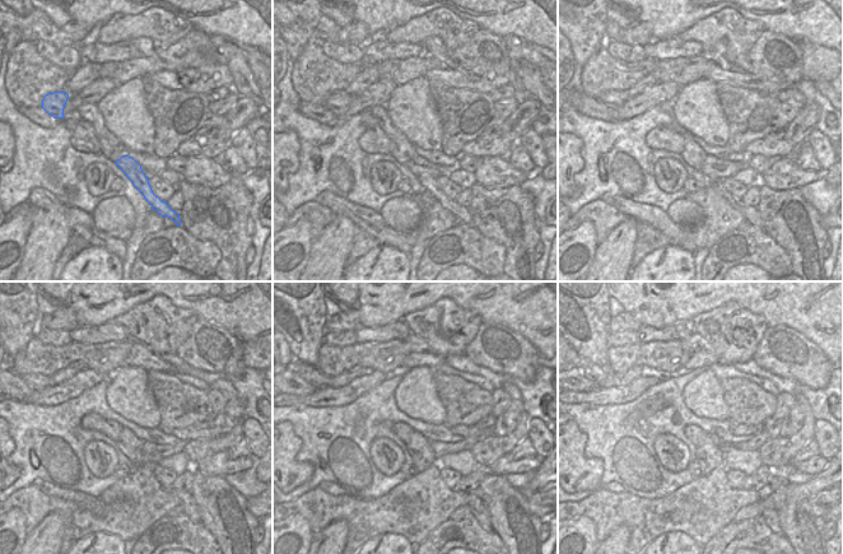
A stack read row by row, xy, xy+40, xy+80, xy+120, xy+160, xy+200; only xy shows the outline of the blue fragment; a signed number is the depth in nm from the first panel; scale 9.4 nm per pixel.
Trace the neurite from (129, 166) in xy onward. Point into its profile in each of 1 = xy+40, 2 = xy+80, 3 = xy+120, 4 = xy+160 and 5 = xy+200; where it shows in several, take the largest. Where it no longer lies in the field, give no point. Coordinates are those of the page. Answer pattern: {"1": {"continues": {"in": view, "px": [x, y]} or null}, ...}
{"1": {"continues": {"in": "xy+40", "px": [418, 166]}}, "2": {"continues": {"in": "xy+80", "px": [751, 214]}}, "3": {"continues": {"in": "xy+120", "px": [187, 502]}}, "4": {"continues": {"in": "xy+160", "px": [478, 507]}}, "5": {"continues": {"in": "xy+200", "px": [771, 517]}}}

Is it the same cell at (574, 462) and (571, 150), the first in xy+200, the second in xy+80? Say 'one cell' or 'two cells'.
one cell

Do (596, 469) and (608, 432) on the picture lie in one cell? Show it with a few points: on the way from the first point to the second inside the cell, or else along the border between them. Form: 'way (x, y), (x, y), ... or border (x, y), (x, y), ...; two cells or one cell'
border (582, 432), (585, 455), (602, 462), (600, 485); two cells

